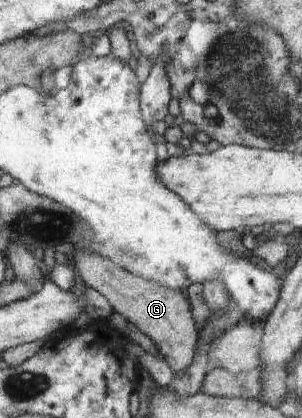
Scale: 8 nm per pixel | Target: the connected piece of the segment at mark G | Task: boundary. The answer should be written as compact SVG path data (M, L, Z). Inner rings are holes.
M76 251L74 257L73 266L79 271L84 284L97 290L107 299L114 312L121 314L127 322L151 339L173 375L185 371L193 363L199 351L200 332L195 327L187 294L153 281L145 281L143 277L117 267L111 259L95 253Z

